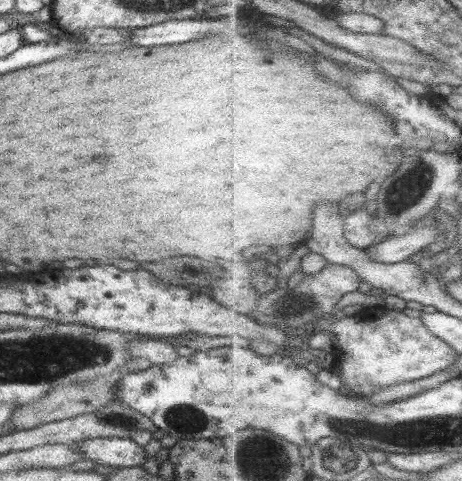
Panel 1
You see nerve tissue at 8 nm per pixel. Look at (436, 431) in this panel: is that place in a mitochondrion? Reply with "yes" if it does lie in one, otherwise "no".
yes

